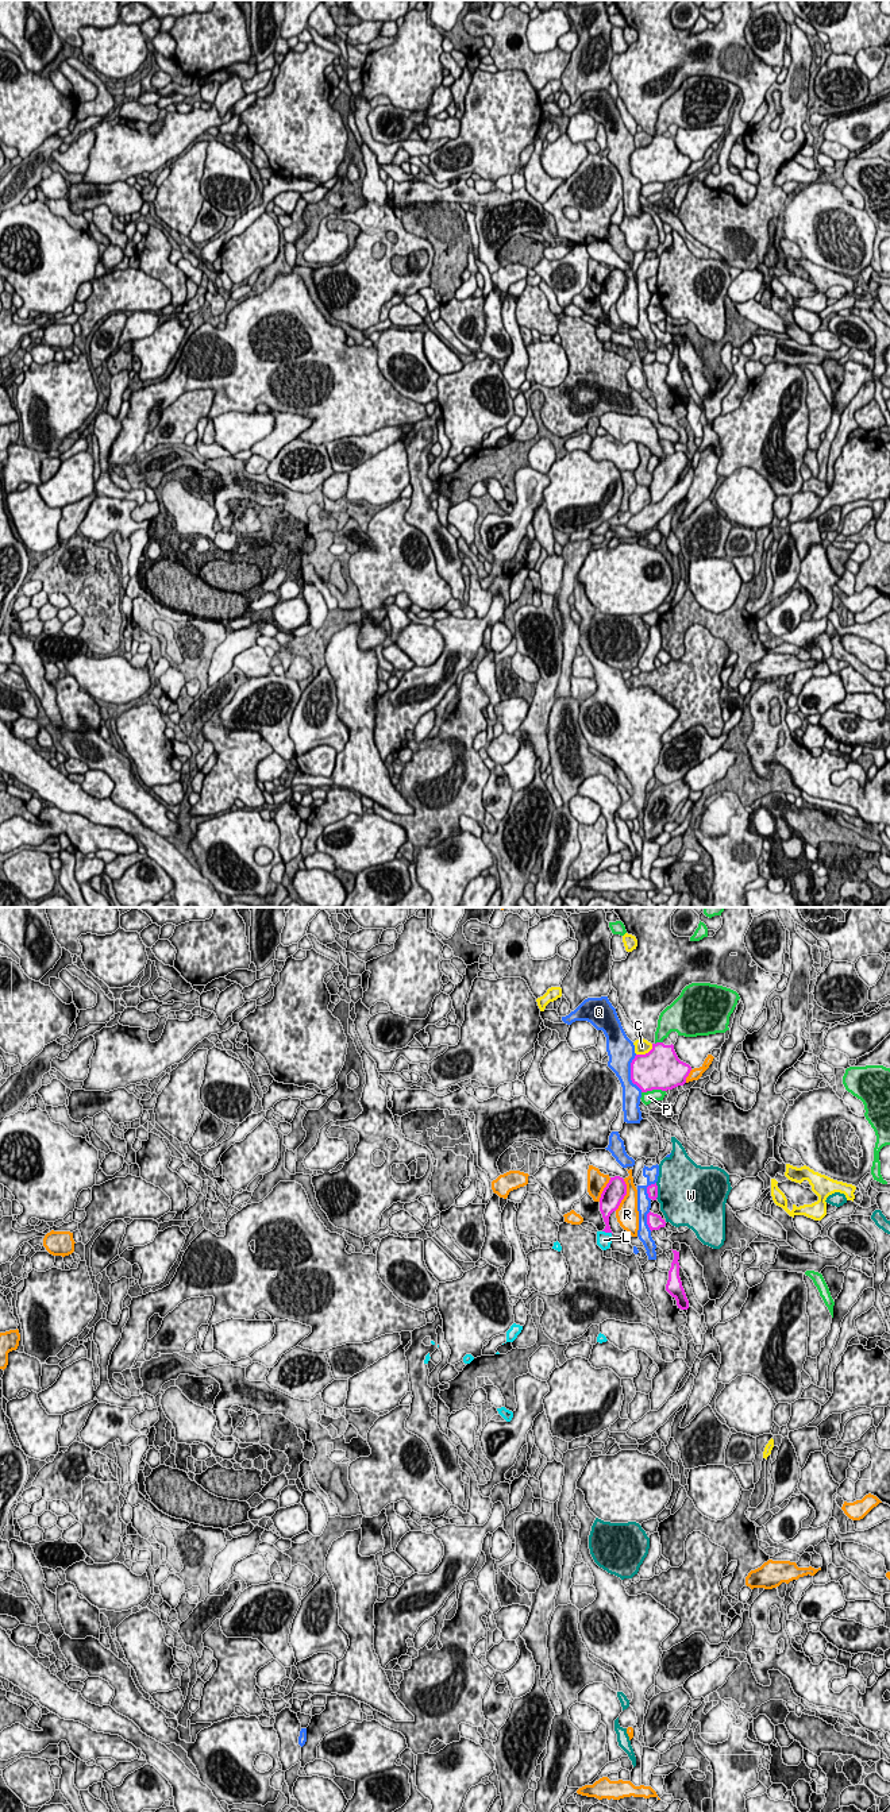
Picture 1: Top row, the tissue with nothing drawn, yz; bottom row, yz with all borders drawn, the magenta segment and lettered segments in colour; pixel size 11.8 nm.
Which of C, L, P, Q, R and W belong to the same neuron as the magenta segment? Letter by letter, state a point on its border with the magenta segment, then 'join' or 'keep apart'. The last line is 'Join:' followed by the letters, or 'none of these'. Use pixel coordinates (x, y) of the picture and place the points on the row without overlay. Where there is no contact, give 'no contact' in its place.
C: meets magenta in yz at (646, 146); keep apart
L: meets magenta in yz at (608, 324); keep apart
P: meets magenta in yz at (652, 181); keep apart
Q: meets magenta in yz at (631, 166); keep apart
R: meets magenta in yz at (625, 286); keep apart
W: meets magenta in yz at (657, 284); keep apart
Join: none of these

